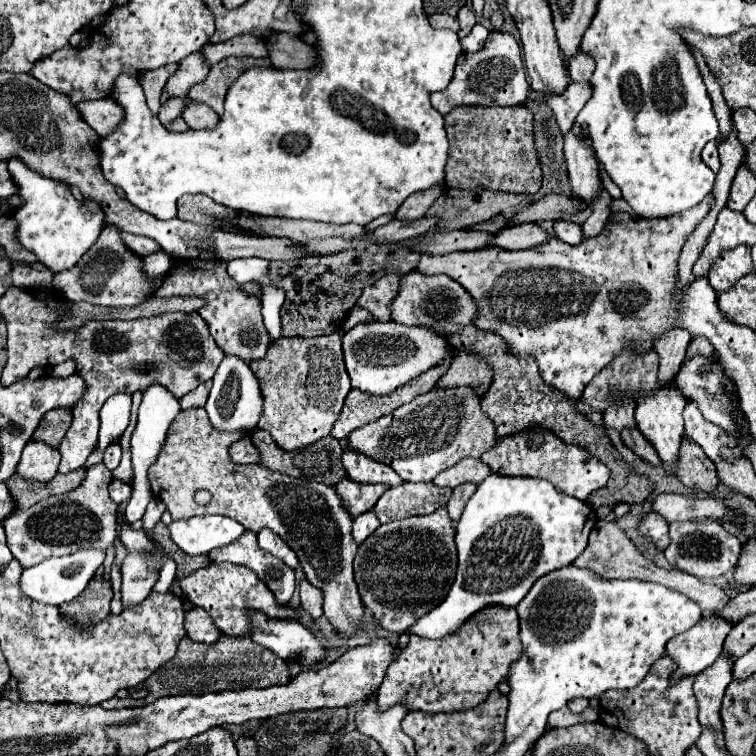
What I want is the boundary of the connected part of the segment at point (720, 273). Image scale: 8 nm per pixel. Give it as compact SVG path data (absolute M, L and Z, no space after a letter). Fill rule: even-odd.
M738 246L724 250L708 270L708 282L714 290L724 290L732 286L738 278L752 272L752 258L748 246Z

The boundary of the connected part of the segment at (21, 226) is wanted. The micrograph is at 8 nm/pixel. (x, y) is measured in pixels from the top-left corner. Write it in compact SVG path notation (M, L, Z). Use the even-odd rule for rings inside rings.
M10 158L8 170L20 188L20 196L24 198L24 206L14 212L20 244L34 252L50 272L72 268L98 240L104 226L104 212L100 212L100 208L96 208L96 204L90 200L78 202L74 196L70 196L68 184L32 172L20 158Z

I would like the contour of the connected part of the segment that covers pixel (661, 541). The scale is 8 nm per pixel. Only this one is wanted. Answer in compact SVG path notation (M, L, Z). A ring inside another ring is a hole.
M656 512L648 514L644 520L642 520L642 532L660 548L664 550L668 544L670 544L670 536L668 536L668 522L658 516Z

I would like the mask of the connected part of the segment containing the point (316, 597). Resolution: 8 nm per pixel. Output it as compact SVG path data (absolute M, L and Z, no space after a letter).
M308 580L300 582L300 600L302 600L302 608L310 612L312 618L322 616L322 592L316 586L312 586Z

